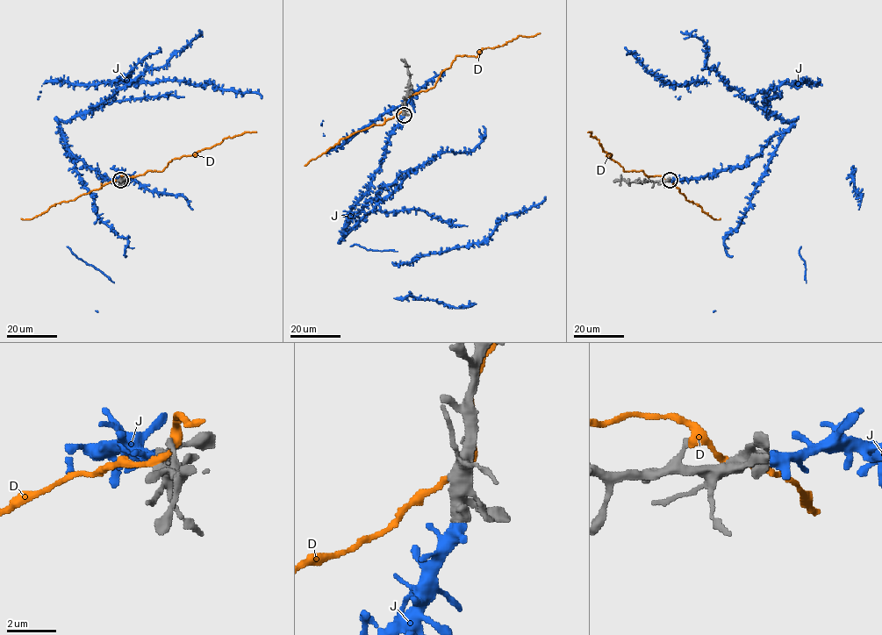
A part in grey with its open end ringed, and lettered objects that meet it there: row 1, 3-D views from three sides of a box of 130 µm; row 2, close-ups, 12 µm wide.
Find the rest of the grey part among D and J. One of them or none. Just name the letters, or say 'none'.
J

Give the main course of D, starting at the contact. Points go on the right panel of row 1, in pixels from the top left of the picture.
D: (665, 180), (660, 175), (648, 177), (642, 171), (625, 171), (602, 149), (599, 140), (587, 132)

